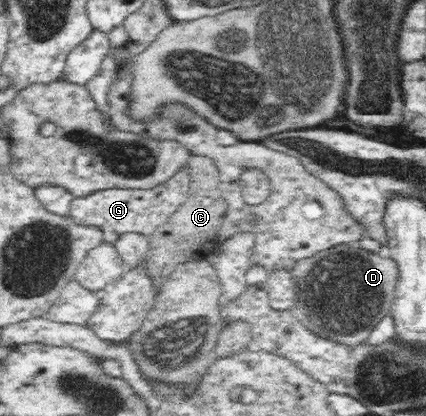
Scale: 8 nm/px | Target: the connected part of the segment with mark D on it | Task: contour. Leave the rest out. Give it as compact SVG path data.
M348 243L332 246L312 257L297 261L291 270L297 280L296 310L306 316L307 328L315 336L345 345L351 350L365 343L377 323L390 314L390 305L394 302L401 274L397 261L387 253L381 255Z

